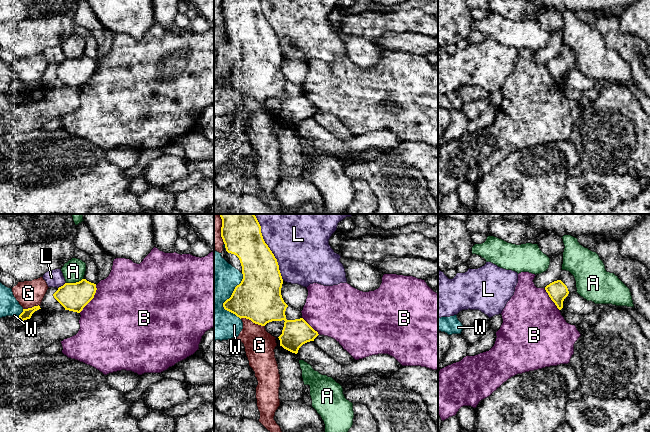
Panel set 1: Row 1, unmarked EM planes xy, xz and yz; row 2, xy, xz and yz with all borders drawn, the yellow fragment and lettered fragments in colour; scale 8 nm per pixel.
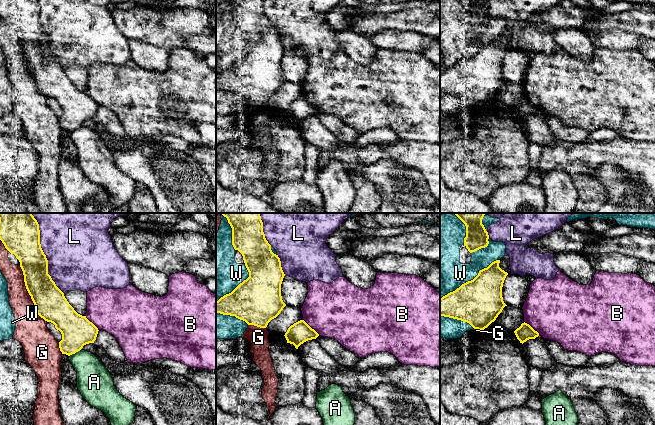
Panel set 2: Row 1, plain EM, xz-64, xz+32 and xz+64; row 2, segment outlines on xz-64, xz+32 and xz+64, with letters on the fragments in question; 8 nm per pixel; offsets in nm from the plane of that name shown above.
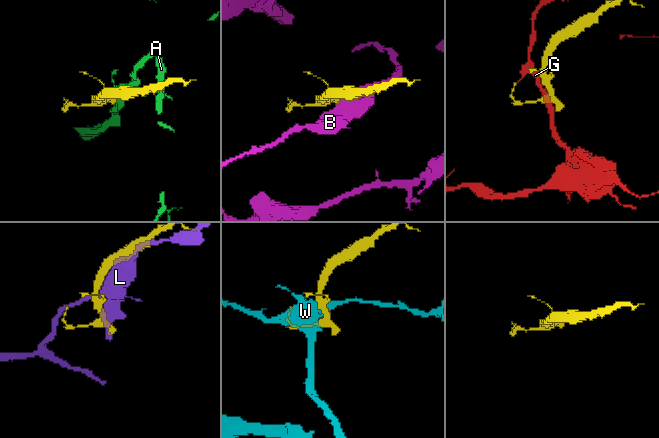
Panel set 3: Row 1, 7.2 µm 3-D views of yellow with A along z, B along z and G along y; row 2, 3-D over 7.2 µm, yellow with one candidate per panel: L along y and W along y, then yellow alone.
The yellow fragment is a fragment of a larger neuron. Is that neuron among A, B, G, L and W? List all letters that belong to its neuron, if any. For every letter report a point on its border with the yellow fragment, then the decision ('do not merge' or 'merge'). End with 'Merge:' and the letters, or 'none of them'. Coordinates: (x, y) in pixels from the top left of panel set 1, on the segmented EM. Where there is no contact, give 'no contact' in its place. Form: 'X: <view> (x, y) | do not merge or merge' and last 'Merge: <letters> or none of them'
A: xy (74, 283) | do not merge
B: xy (92, 298) | do not merge
G: xz (252, 321) | do not merge
L: xz (268, 247) | do not merge
W: xz (227, 299) | do not merge
Merge: none of them

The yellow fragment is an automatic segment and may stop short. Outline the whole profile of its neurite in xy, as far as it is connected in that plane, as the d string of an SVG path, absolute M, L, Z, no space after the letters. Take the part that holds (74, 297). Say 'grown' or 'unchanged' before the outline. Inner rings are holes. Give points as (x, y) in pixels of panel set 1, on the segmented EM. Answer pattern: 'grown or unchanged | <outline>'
unchanged | M82 279L76 283L65 283L53 296L65 310L80 313L94 298L96 290L96 284Z

